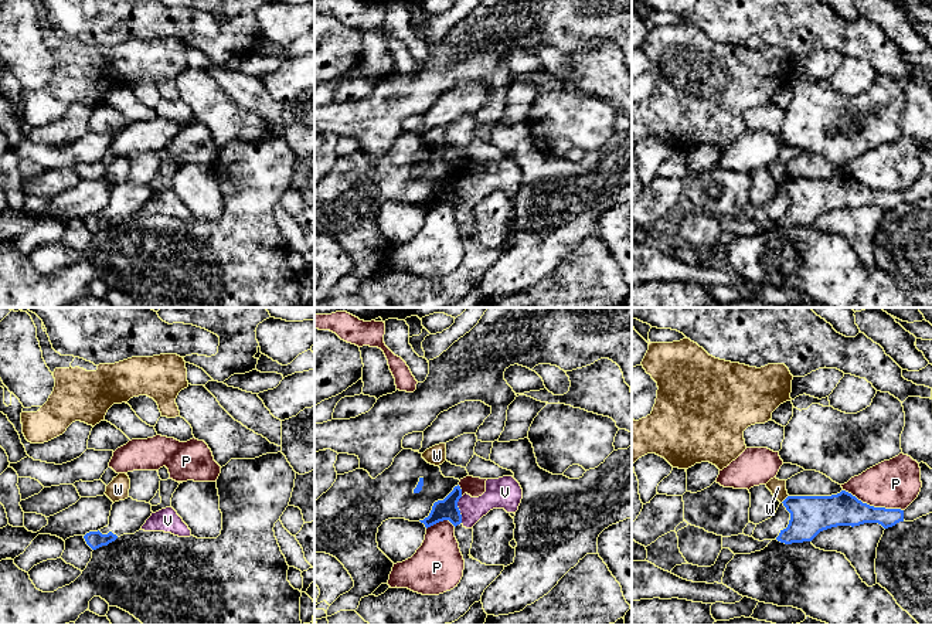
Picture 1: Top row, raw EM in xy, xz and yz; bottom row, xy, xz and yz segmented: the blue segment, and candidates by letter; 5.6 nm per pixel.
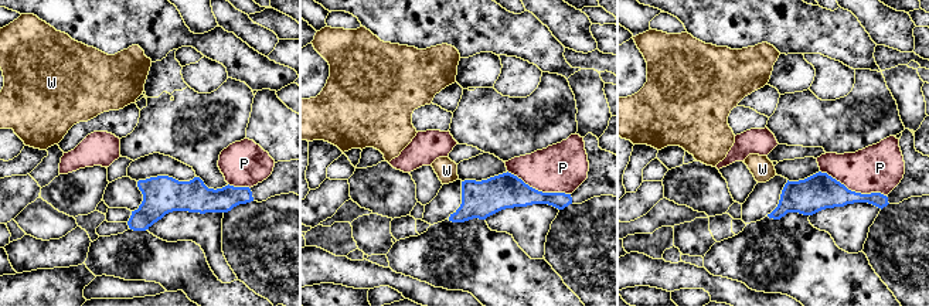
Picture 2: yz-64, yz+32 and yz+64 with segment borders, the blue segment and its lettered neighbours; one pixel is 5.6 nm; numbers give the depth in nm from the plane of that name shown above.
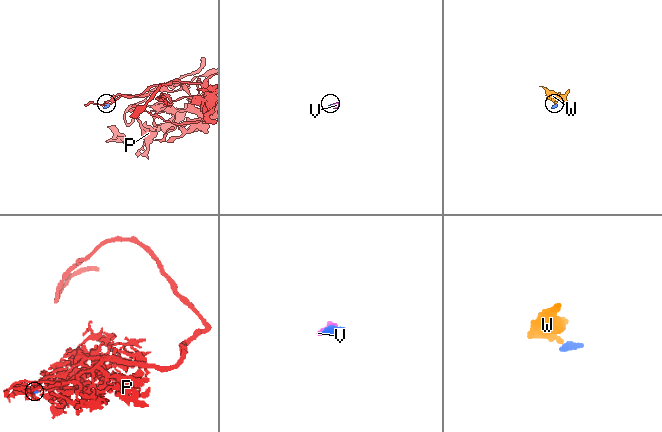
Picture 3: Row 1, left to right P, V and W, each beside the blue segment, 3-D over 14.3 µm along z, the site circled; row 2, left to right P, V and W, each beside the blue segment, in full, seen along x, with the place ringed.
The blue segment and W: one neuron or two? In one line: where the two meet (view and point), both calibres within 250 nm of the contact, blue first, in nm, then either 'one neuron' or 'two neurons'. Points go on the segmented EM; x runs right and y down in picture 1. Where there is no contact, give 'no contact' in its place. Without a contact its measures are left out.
yz (785, 499) | 220/90 nm | two neurons

